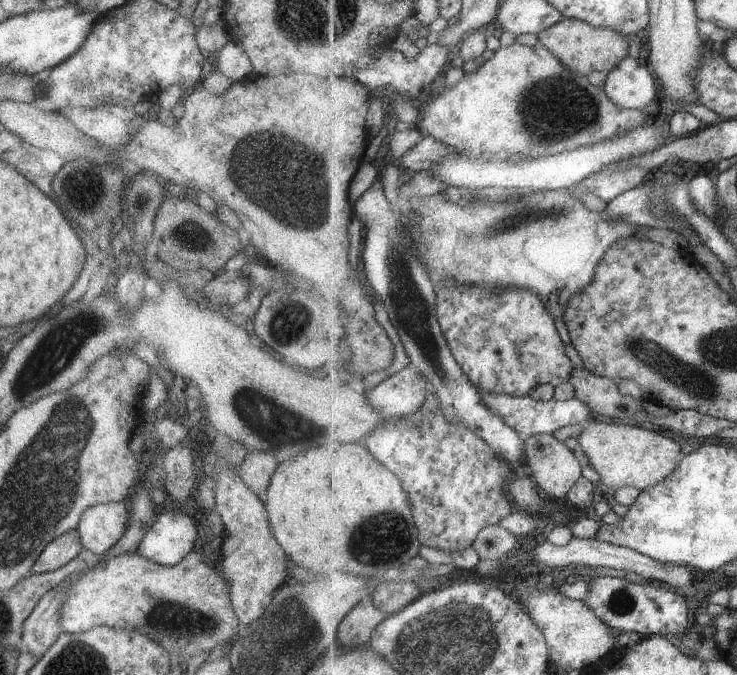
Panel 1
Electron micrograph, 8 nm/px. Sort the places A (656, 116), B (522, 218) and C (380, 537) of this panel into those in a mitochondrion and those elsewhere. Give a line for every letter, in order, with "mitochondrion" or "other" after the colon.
A: other
B: mitochondrion
C: mitochondrion

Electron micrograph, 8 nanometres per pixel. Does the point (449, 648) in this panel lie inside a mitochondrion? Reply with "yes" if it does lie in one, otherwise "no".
yes

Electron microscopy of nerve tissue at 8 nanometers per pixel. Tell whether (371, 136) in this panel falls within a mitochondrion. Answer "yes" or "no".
no

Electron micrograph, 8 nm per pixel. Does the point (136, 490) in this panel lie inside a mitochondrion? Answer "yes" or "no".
no

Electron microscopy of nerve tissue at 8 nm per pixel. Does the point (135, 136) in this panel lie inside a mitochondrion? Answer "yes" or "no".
no

